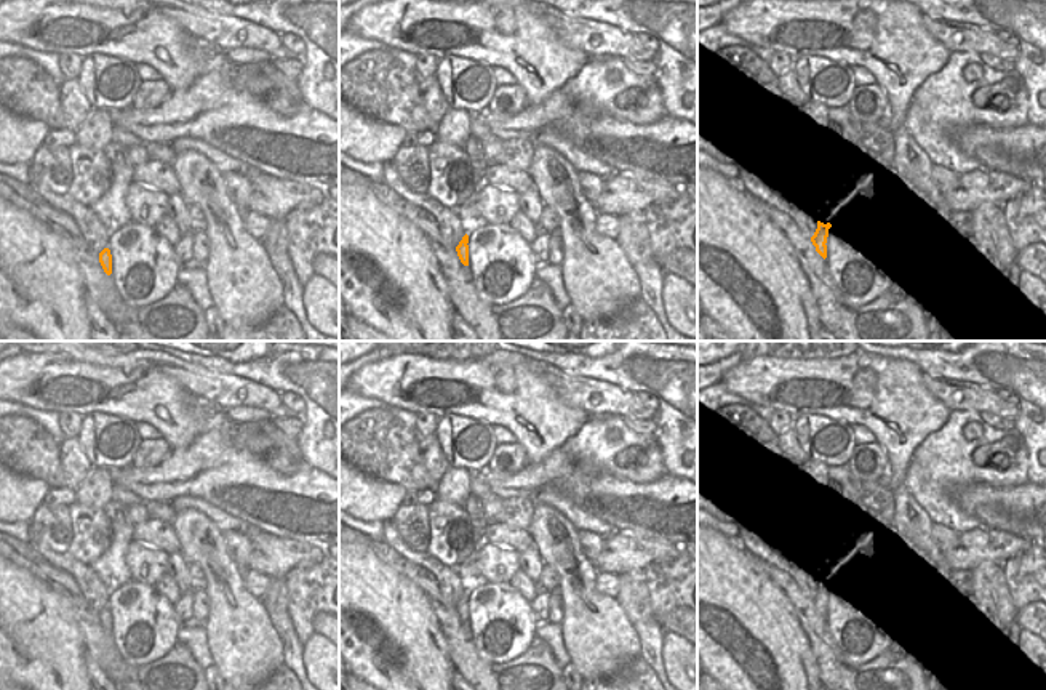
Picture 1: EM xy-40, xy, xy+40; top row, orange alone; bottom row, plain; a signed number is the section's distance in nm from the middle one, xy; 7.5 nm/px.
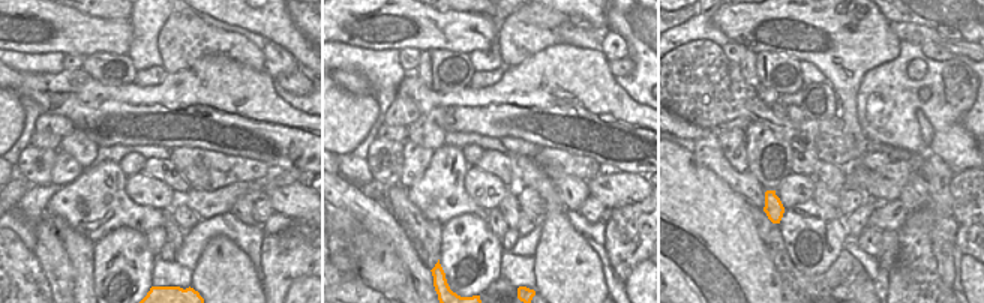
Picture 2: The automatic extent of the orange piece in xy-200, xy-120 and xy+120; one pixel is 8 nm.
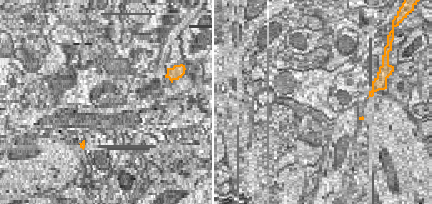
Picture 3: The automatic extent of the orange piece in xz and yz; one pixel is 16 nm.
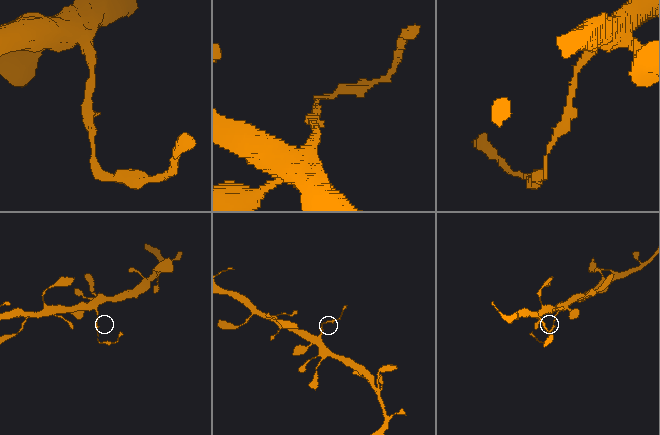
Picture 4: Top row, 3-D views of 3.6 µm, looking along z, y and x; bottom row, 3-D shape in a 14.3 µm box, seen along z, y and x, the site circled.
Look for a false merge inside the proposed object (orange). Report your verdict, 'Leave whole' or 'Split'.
Split.

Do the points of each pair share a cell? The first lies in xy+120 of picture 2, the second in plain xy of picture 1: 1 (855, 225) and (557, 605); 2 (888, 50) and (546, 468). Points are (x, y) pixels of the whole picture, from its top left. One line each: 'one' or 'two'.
1: two
2: two

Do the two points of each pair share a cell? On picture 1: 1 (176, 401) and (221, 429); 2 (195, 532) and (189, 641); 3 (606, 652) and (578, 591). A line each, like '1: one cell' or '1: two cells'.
1: two cells
2: two cells
3: one cell

